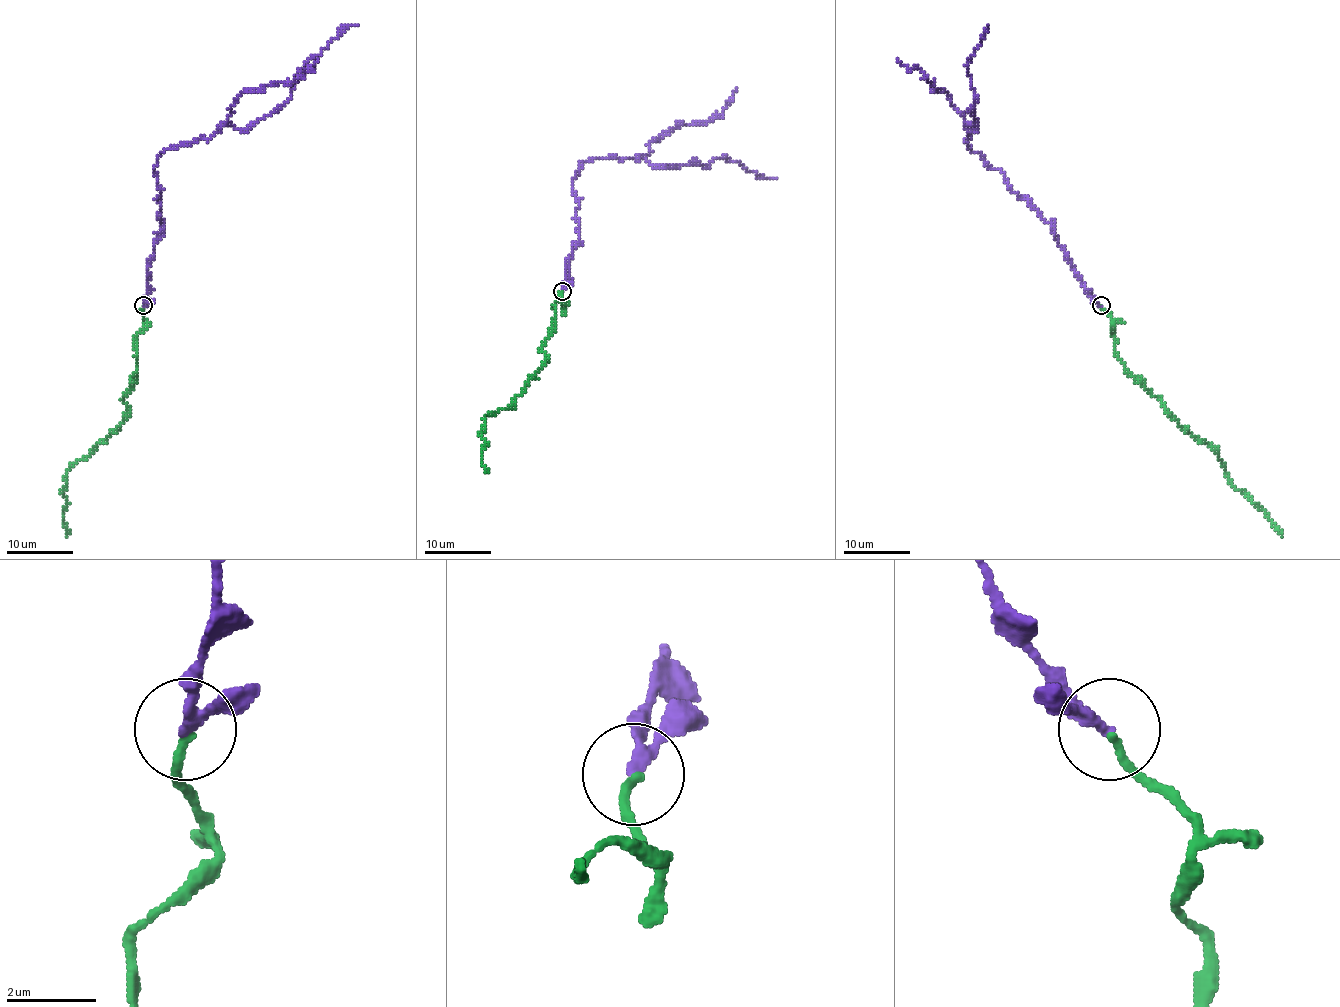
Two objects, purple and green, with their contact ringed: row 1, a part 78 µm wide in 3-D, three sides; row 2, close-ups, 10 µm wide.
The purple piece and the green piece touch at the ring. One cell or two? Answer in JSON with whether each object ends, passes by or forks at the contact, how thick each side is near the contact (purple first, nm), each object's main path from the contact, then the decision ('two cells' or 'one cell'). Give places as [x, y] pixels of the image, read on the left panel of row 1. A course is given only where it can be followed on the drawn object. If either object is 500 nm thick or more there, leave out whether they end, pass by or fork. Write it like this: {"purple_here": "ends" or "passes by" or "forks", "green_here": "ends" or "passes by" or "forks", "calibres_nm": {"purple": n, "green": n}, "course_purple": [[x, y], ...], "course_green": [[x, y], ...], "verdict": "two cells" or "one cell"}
{"purple_here": "passes by", "green_here": "ends", "calibres_nm": {"purple": 200, "green": 180}, "course_purple": [[143, 305], [161, 225], [154, 164], [164, 149], [275, 113], [297, 72], [357, 24]], "course_green": [[143, 307], [148, 325], [136, 337], [138, 369], [123, 397], [128, 415], [66, 476], [62, 523], [71, 534]], "verdict": "one cell"}

